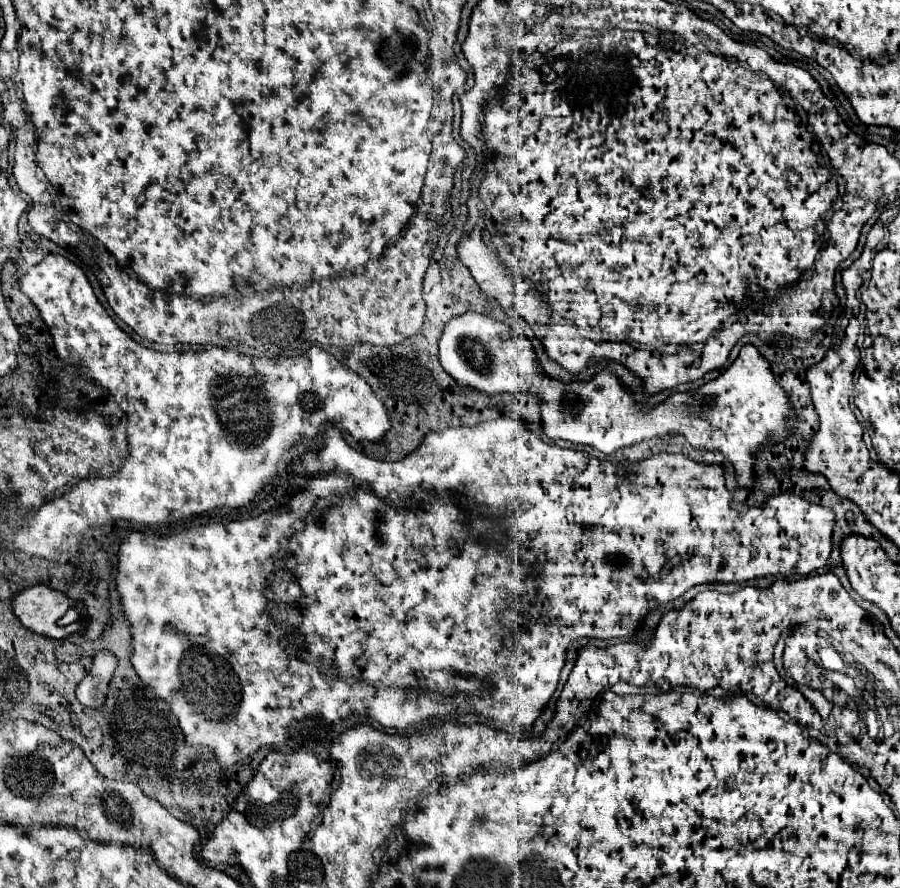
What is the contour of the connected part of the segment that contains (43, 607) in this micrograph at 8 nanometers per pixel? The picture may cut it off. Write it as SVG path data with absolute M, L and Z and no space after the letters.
M34 585L24 589L12 599L12 609L20 623L34 633L42 633L50 639L64 639L84 629L82 623L58 627L58 619L64 617L74 601L48 585Z

